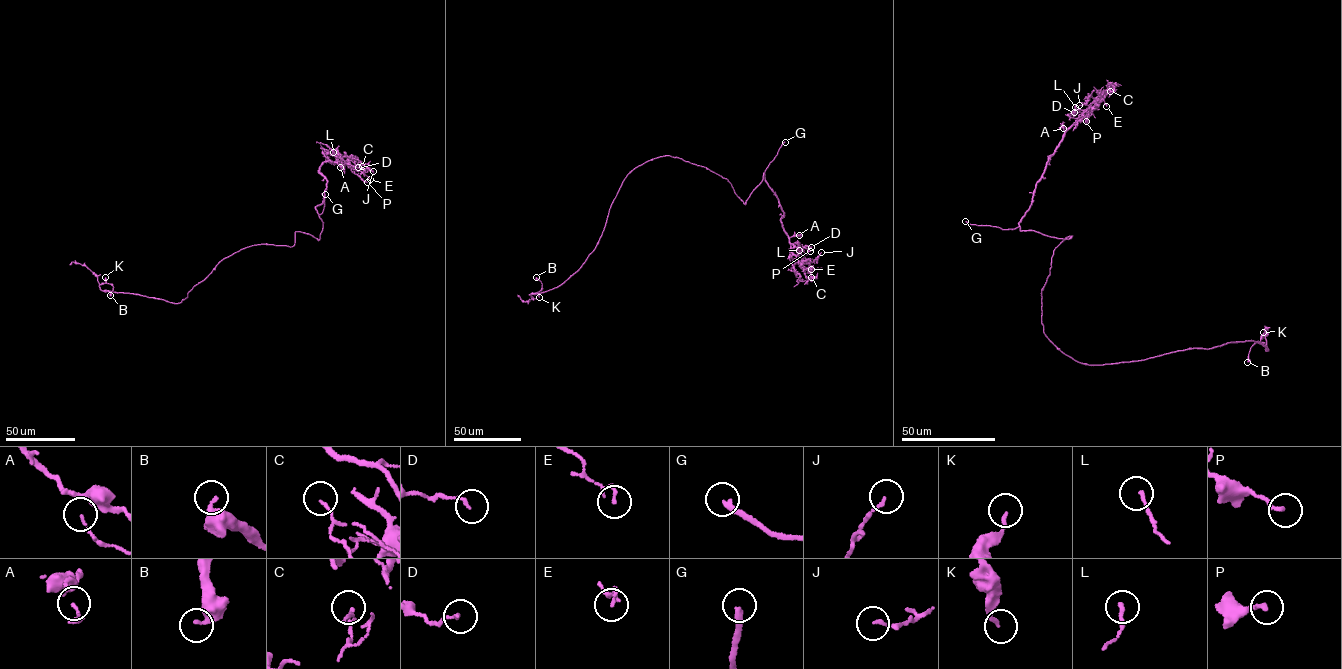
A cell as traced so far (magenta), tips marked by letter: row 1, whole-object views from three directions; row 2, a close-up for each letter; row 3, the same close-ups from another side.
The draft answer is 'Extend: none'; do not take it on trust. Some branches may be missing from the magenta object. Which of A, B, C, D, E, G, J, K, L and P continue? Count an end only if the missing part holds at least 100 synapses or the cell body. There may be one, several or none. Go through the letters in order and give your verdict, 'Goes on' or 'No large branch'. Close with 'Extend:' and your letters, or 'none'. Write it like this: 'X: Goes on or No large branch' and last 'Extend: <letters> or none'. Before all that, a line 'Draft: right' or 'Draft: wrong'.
Draft: wrong
A: No large branch
B: No large branch
C: No large branch
D: No large branch
E: No large branch
G: Goes on
J: No large branch
K: No large branch
L: No large branch
P: No large branch
Extend: G

